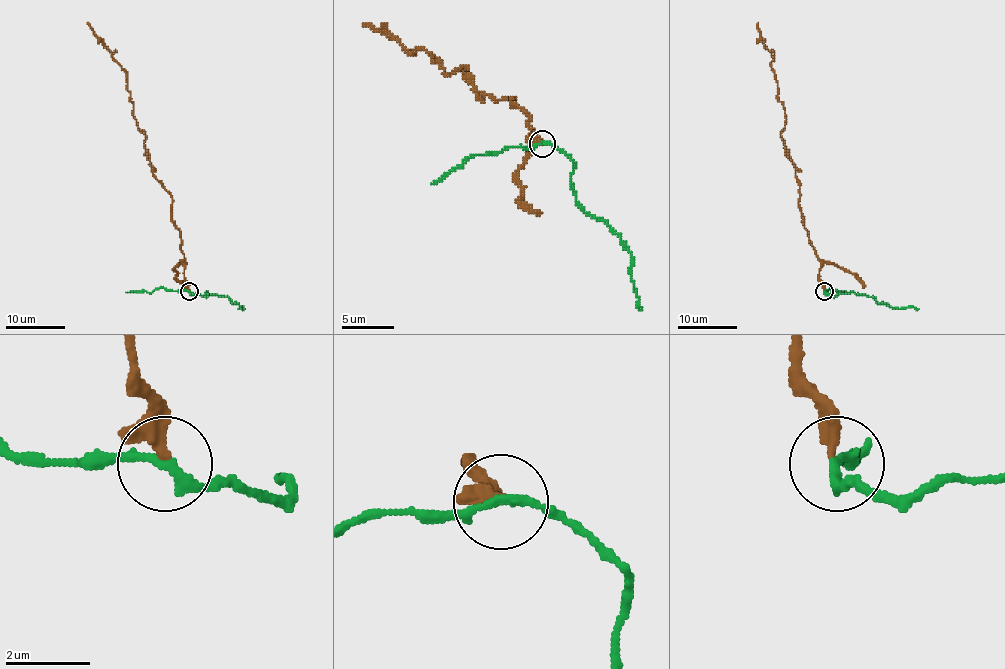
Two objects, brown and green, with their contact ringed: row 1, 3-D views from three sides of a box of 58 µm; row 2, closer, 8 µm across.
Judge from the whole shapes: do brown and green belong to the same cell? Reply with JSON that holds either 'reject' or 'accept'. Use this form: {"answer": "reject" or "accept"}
{"answer": "reject"}

